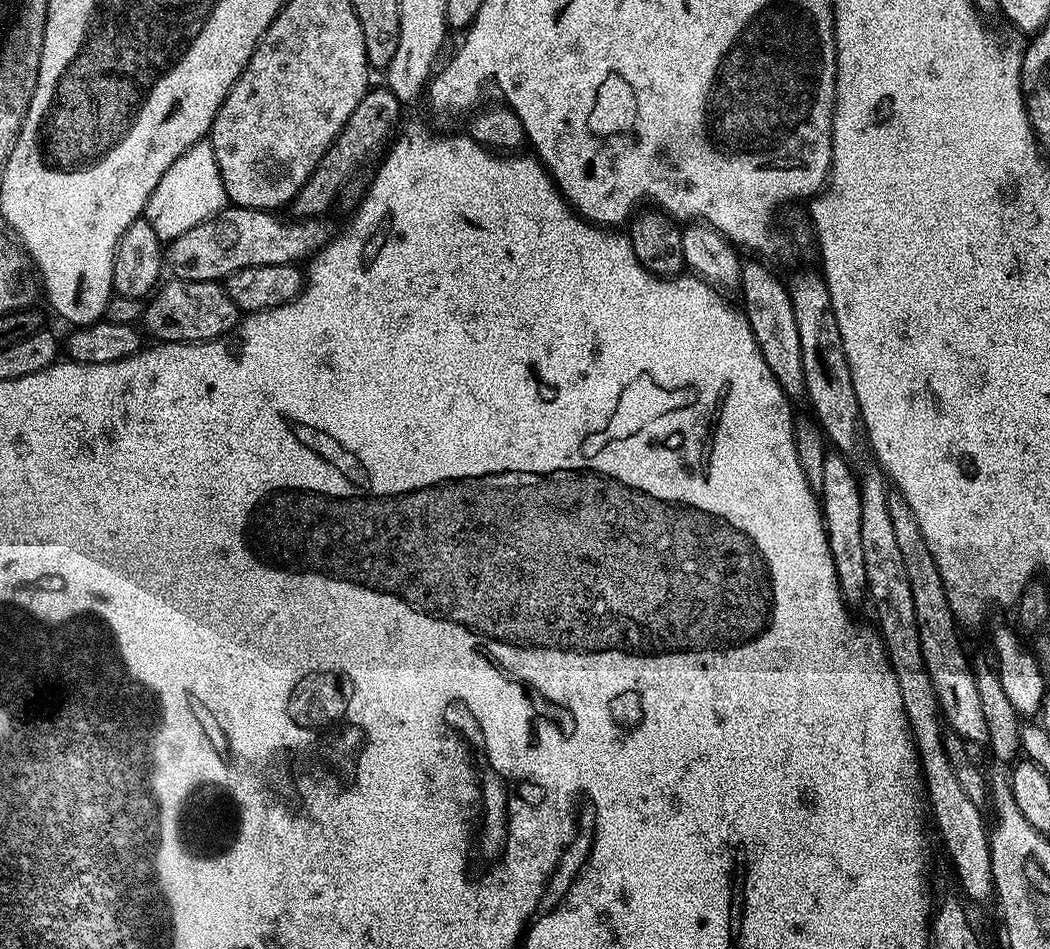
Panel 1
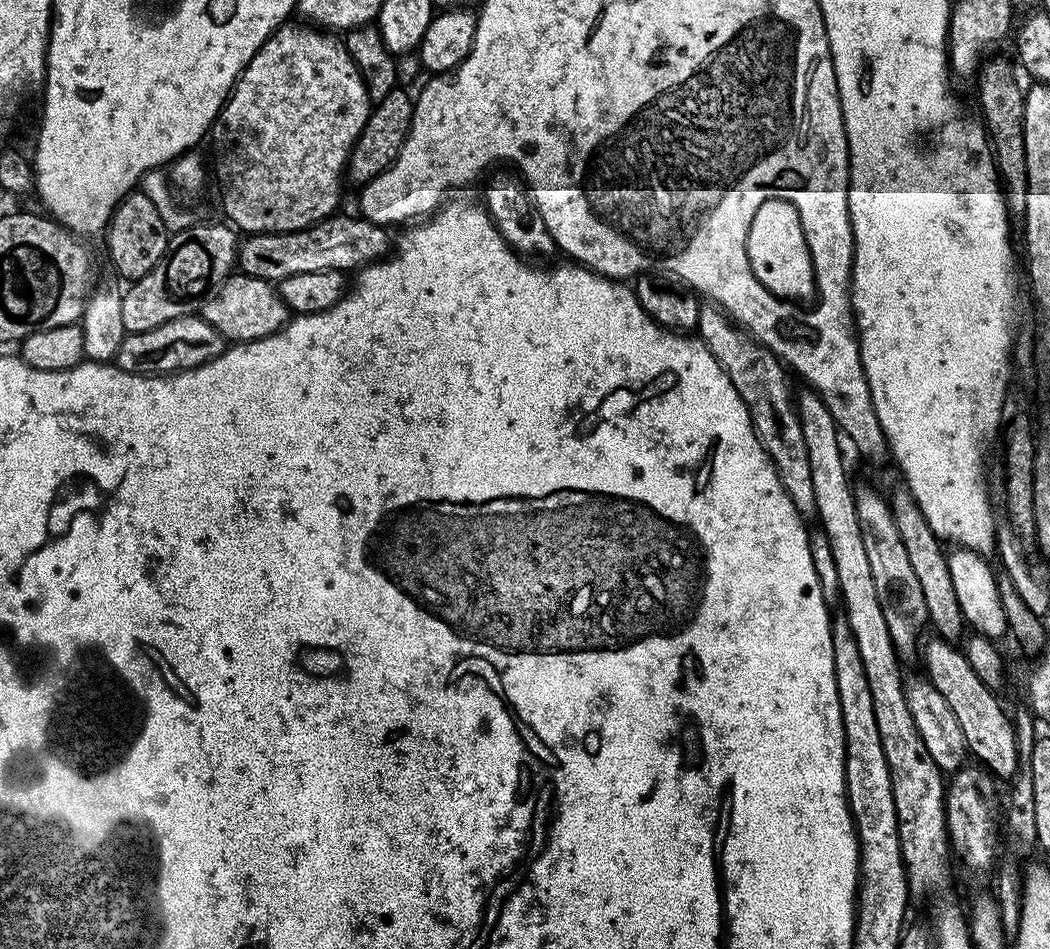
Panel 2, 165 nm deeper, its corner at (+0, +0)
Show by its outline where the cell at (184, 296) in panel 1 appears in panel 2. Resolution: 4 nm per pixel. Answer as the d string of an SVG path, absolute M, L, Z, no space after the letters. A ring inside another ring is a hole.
M241 271L227 276L204 299L198 315L210 322L210 326L214 326L214 330L218 330L218 334L222 334L225 341L238 344L266 338L283 328L290 319L286 302L282 302L277 285L273 281L247 276Z

